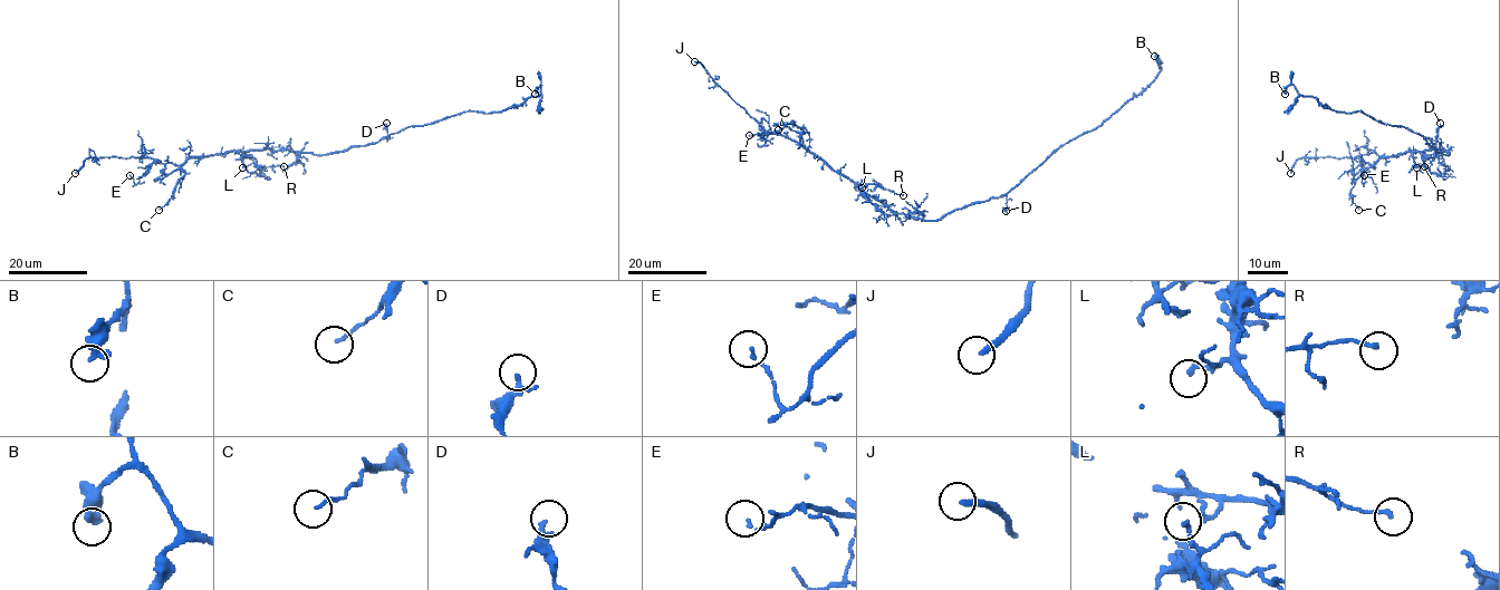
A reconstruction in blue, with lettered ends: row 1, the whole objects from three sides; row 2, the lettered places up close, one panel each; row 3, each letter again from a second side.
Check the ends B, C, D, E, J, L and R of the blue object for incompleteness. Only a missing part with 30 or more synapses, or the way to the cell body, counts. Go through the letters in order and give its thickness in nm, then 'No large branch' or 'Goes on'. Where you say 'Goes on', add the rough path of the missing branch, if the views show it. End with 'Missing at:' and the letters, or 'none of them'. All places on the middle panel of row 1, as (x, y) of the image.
B: Thickness 360 nm. No large branch
C: Thickness 110 nm. No large branch
D: Thickness 160 nm. No large branch
E: Thickness 120 nm. No large branch
J: Thickness 240 nm. Goes on. Course of what is missing: (694, 61), (673, 67), (645, 100), (644, 112)
L: Thickness 170 nm. No large branch
R: Thickness 150 nm. No large branch
Missing at: J

